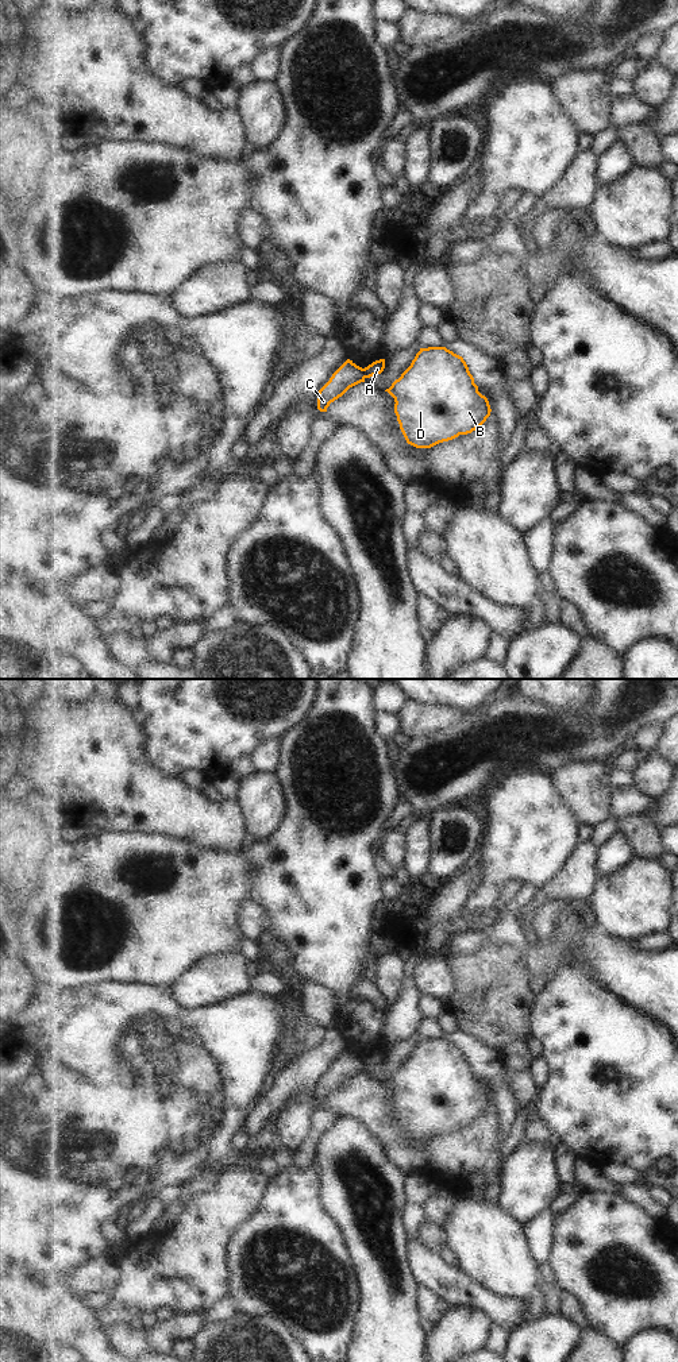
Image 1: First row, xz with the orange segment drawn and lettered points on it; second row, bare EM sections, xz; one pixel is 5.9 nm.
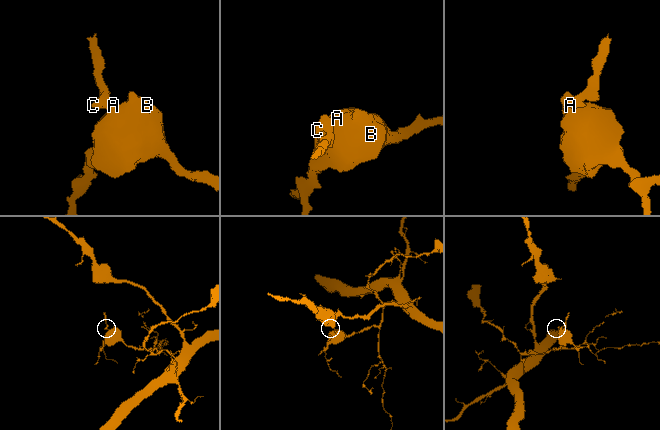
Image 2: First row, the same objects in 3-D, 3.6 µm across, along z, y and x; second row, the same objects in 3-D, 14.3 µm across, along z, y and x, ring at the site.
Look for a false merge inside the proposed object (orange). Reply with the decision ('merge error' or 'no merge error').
merge error

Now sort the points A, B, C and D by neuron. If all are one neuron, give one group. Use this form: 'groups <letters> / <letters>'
groups A B D / C

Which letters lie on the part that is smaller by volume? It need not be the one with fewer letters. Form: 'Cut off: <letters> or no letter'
Cut off: C

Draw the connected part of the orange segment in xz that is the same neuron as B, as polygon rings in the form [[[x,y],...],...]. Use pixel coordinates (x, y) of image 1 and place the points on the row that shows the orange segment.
[[[446,347],[420,348],[411,366],[385,391],[394,398],[394,413],[407,443],[416,448],[431,448],[471,433],[492,412],[463,358]]]

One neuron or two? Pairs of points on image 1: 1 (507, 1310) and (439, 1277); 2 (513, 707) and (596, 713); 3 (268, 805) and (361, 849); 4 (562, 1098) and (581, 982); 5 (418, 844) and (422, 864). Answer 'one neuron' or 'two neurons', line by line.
1: one neuron
2: one neuron
3: two neurons
4: one neuron
5: one neuron

